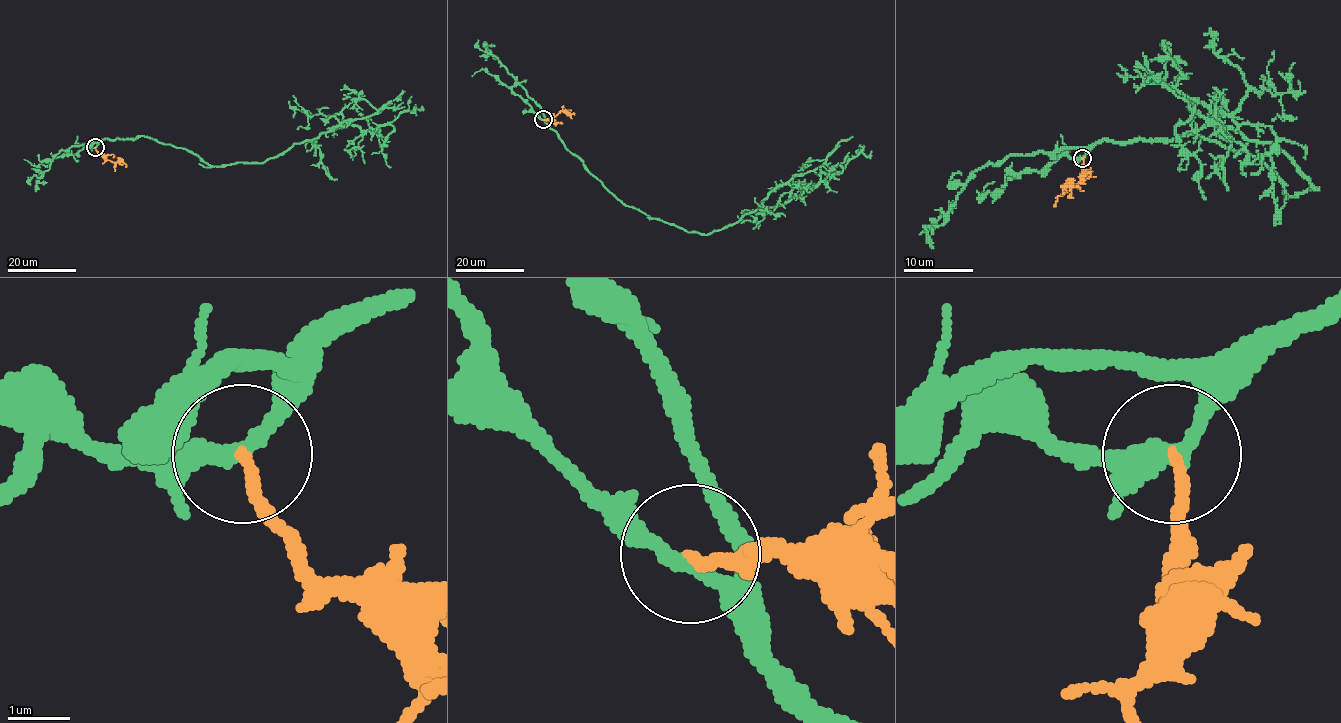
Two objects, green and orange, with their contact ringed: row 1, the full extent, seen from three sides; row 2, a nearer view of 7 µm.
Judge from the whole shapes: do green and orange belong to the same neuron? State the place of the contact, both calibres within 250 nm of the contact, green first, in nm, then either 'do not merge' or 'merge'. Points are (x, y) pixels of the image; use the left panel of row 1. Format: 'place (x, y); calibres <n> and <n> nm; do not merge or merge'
place (95, 147); calibres 260 and 190 nm; do not merge

